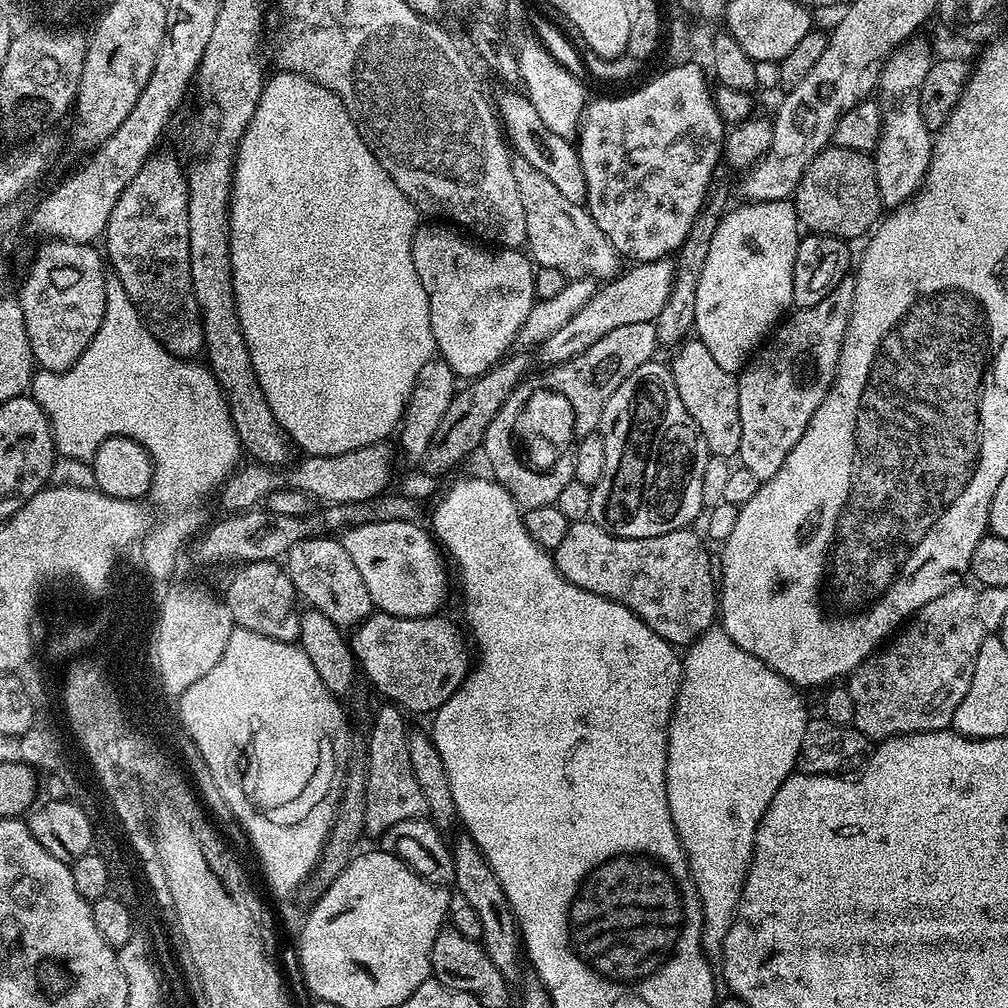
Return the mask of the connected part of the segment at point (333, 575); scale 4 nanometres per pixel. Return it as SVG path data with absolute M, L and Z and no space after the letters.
M318 535L296 543L286 554L288 576L294 582L301 601L309 600L307 603L311 607L326 614L326 618L330 618L330 622L337 624L341 630L352 630L374 611L370 590L366 582L362 582L358 566L354 566L339 539L324 539L323 535Z

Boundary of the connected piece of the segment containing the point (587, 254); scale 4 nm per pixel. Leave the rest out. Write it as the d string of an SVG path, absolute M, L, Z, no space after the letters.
M518 154L512 156L512 169L514 182L518 182L518 198L522 198L522 210L526 210L526 248L531 259L541 268L562 270L569 280L595 278L607 282L613 279L621 271L622 257L606 234L598 230L598 222L594 222L587 207L568 201L540 171L534 170L534 166Z

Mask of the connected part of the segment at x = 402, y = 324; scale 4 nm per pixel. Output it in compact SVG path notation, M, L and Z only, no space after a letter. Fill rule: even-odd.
M280 70L275 74L277 76L267 77L254 116L250 118L240 139L240 147L236 149L236 165L232 171L232 200L228 203L228 257L232 267L236 313L262 394L289 440L299 451L301 448L301 453L309 456L346 454L362 446L387 441L388 435L397 431L419 370L434 360L436 343L430 330L430 302L422 287L422 278L418 278L418 270L414 270L412 257L418 213L410 198L398 190L394 178L382 170L366 142L362 142L346 106L342 106L337 96L297 72Z

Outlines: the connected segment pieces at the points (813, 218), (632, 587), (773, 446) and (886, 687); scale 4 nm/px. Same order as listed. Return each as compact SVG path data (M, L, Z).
M835 146L824 148L802 174L794 203L796 217L809 233L836 236L849 242L855 241L855 236L867 237L882 216L873 157L866 152Z
M591 518L577 520L569 523L568 529L566 530L566 538L562 538L562 542L554 549L556 568L560 571L561 576L564 577L567 583L578 586L587 592L598 594L607 600L614 600L622 606L626 606L639 620L646 622L646 626L650 626L650 630L654 630L654 634L661 636L668 644L673 646L687 646L699 638L702 633L713 627L718 620L718 580L714 575L714 560L708 557L708 548L704 545L704 542L706 543L705 537L703 535L700 537L698 533L692 531L693 529L691 527L687 527L679 528L670 534L662 534L654 538L622 538L621 536L615 536L606 530L602 530L602 526L598 526Z
M845 278L818 306L793 311L738 374L738 418L742 418L738 460L761 482L778 474L778 466L798 446L814 410L832 387L852 313L853 287L853 281Z
M961 582L946 590L946 594L938 594L934 602L926 602L926 606L917 610L883 647L863 660L847 677L846 687L850 698L854 698L852 724L869 741L879 742L911 732L942 732L952 728L954 710L958 710L958 702L966 698L966 690L970 690L974 662L986 635L982 622L978 620L977 589L967 588L966 584Z

